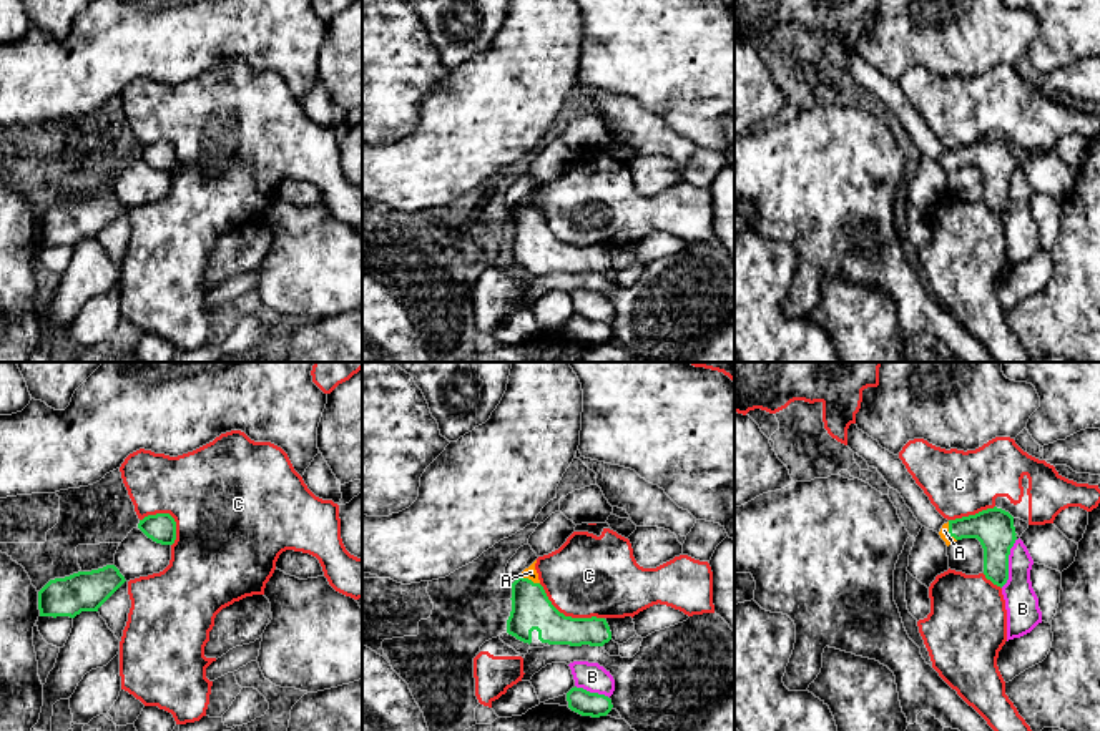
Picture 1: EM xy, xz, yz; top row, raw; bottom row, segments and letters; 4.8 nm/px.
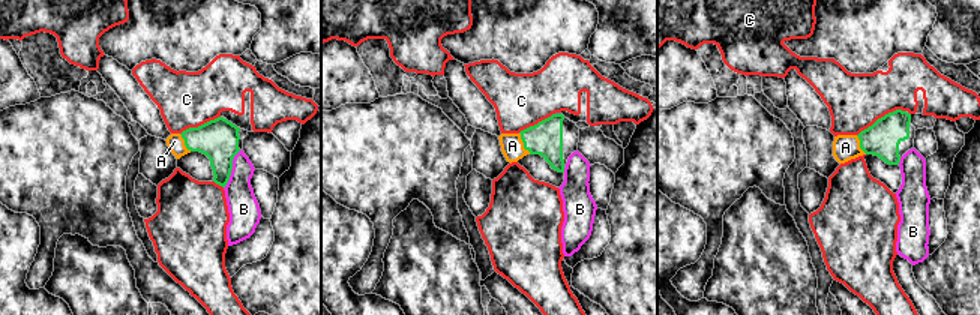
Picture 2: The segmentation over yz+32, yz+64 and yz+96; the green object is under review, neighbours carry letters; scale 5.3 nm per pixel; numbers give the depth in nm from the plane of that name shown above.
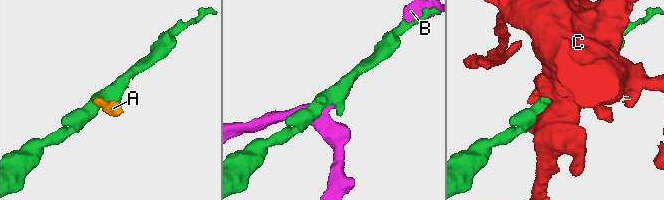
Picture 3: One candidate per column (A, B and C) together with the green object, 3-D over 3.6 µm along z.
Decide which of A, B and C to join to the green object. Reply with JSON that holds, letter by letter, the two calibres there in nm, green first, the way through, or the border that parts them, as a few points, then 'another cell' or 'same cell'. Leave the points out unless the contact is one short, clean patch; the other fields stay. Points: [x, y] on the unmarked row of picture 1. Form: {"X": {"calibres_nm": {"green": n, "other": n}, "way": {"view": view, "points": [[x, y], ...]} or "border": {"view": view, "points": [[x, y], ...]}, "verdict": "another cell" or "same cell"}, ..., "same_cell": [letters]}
{"A": {"calibres_nm": {"green": 190, "other": 50}, "way": {"view": "yz", "points": [[994, 155], [961, 155], [949, 160], [944, 158]]}, "verdict": "same cell"}, "B": {"calibres_nm": {"green": 190, "other": 160}, "verdict": "another cell"}, "C": {"calibres_nm": {"green": 190, "other": 400}, "verdict": "another cell"}, "same_cell": ["A"]}

